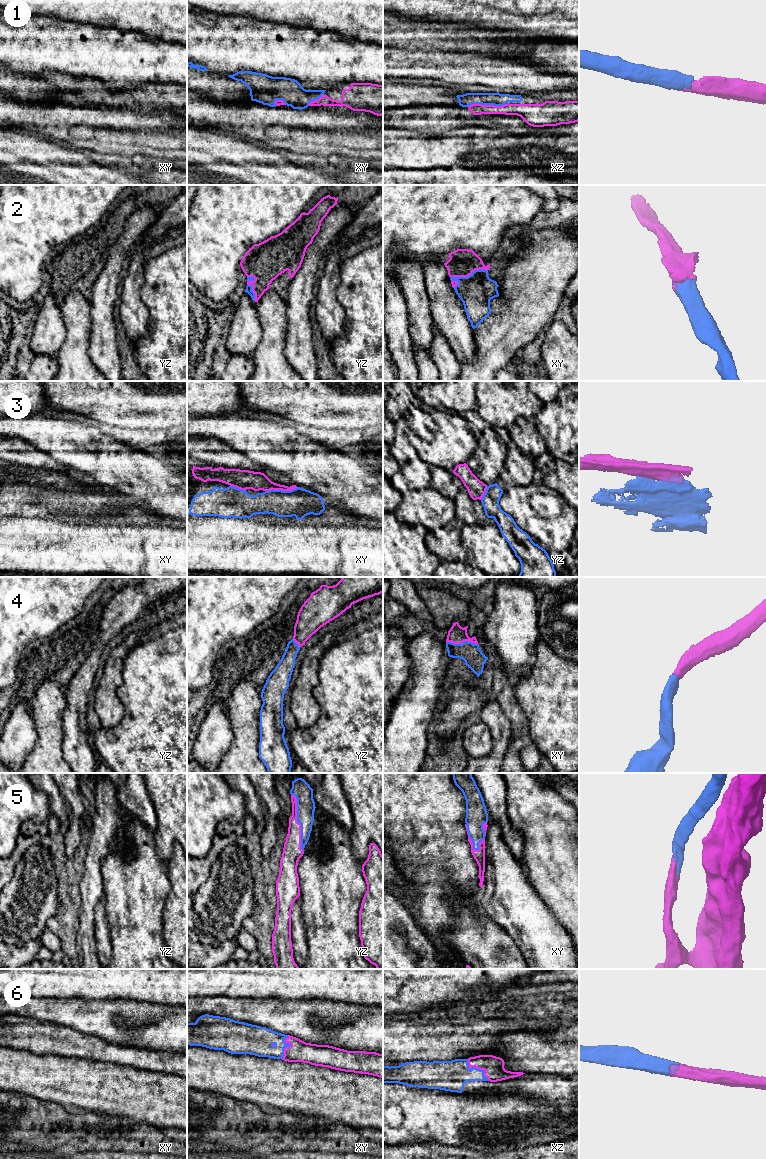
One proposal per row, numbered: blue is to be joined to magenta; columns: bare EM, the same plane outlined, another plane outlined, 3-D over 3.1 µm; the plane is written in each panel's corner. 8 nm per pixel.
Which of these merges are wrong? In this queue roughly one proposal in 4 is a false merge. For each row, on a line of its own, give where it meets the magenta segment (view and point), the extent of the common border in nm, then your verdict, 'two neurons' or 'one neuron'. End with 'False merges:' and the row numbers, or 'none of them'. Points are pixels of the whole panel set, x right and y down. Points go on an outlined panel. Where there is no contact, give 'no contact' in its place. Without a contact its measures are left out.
1: xz (486, 105) | 320 nm | one neuron
2: xy (468, 275) | 320 nm | one neuron
3: xy (281, 489) | 280 nm | two neurons
4: xy (462, 642) | 260 nm | one neuron
5: yz (297, 822) | 480 nm | one neuron
6: xz (477, 1068) | 240 nm | one neuron
False merges: 3

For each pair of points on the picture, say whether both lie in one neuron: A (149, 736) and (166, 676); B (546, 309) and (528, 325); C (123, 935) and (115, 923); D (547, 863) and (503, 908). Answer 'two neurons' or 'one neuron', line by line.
A: one neuron
B: one neuron
C: one neuron
D: two neurons

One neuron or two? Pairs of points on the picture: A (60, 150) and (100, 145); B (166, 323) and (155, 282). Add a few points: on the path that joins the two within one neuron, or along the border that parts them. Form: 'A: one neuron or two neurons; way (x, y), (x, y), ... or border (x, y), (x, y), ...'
A: two neurons; border (56, 142), (87, 149), (96, 155)
B: one neuron; way (166, 313), (165, 292)

